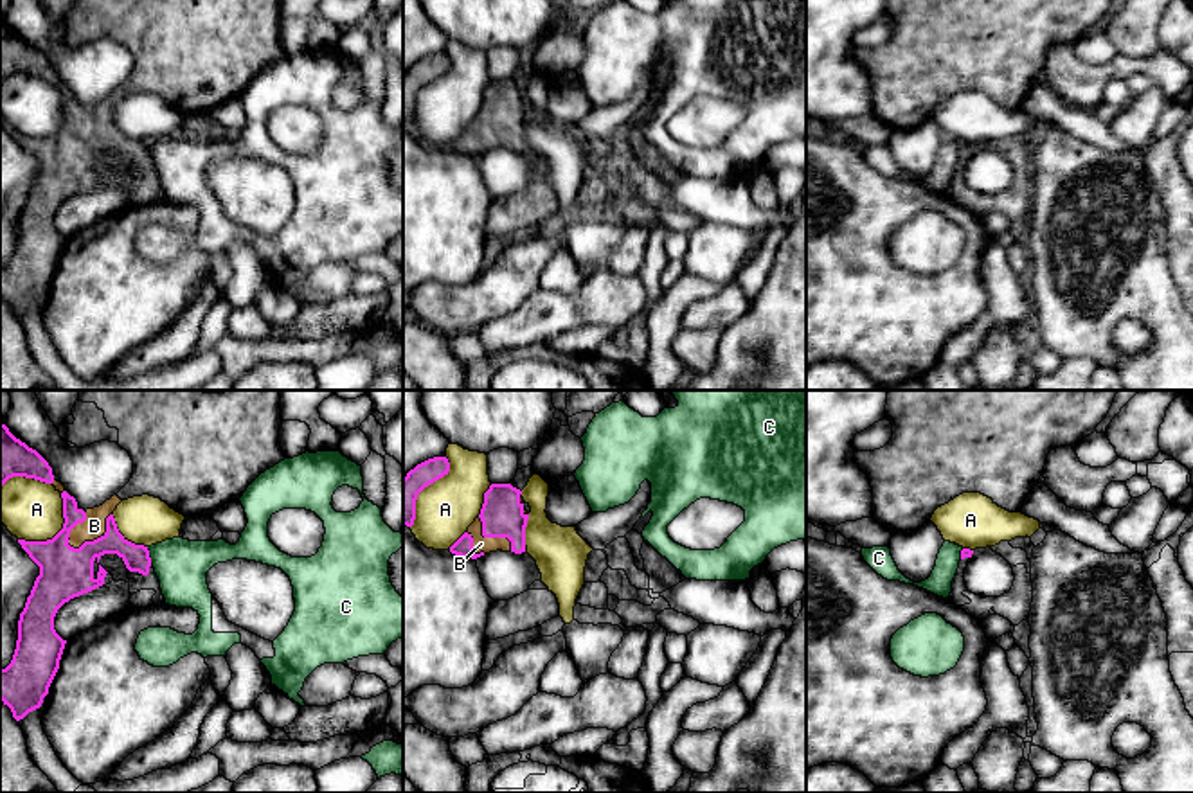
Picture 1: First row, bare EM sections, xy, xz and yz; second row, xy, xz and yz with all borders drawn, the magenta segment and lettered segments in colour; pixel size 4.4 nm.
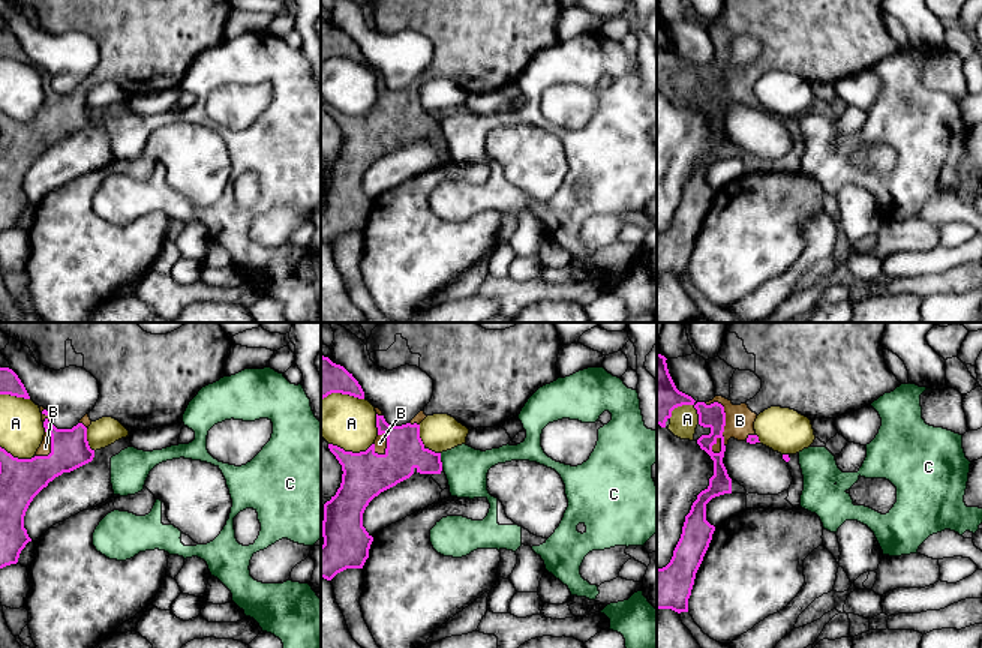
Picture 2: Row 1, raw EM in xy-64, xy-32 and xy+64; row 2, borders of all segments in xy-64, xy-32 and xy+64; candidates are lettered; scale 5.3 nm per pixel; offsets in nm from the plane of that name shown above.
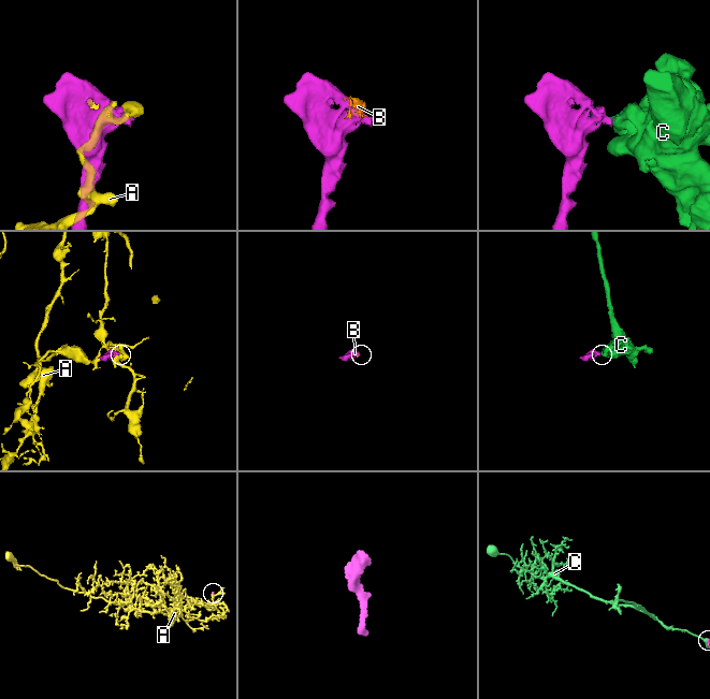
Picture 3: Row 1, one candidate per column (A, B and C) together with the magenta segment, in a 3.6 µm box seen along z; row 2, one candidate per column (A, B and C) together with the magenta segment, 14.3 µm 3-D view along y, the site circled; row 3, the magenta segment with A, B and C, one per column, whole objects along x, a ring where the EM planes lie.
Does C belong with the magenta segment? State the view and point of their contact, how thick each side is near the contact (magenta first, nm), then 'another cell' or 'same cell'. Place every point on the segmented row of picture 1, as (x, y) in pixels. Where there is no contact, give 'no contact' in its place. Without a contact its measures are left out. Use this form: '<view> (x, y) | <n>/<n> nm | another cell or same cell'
xy (148, 556) | 120/240 nm | another cell

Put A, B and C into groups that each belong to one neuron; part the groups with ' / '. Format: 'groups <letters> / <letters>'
groups A / B / C

